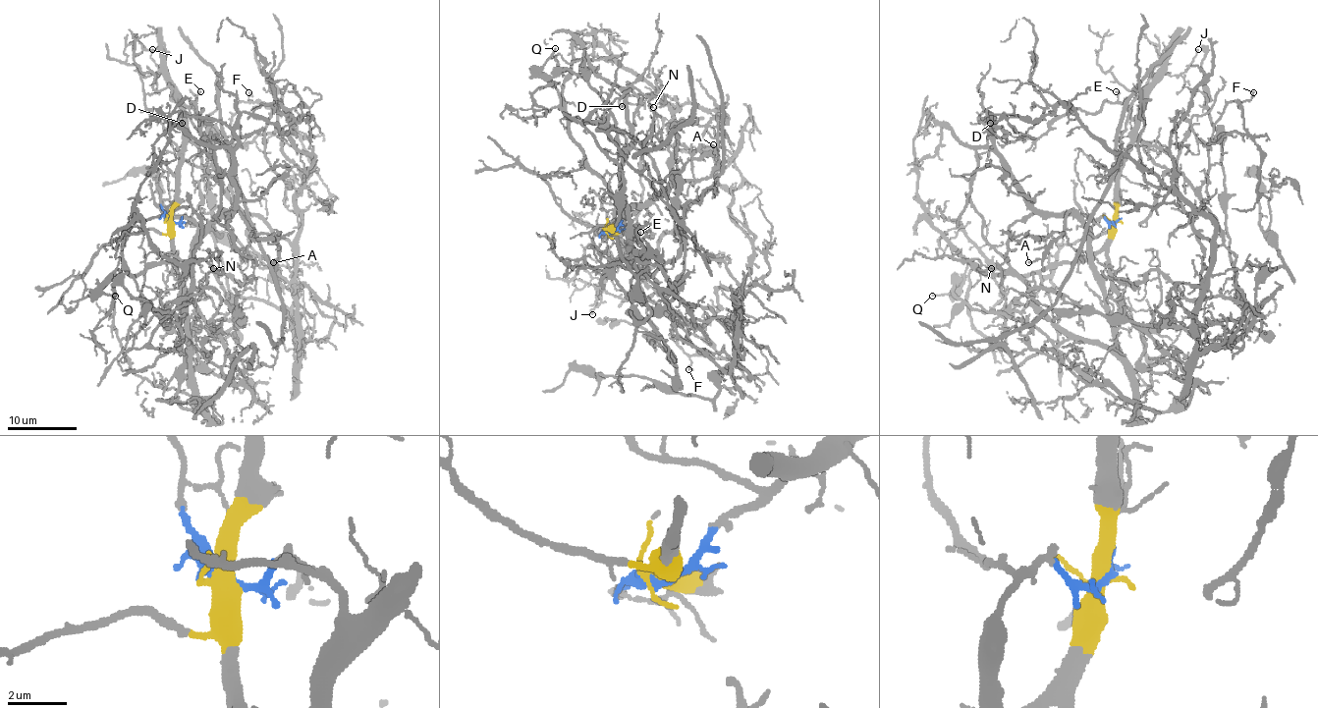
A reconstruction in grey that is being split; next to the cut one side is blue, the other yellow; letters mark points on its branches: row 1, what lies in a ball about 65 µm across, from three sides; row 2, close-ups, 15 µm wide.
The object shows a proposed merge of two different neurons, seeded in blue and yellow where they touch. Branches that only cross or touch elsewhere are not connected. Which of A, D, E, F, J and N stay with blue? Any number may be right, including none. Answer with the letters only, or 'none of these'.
A, D, N

